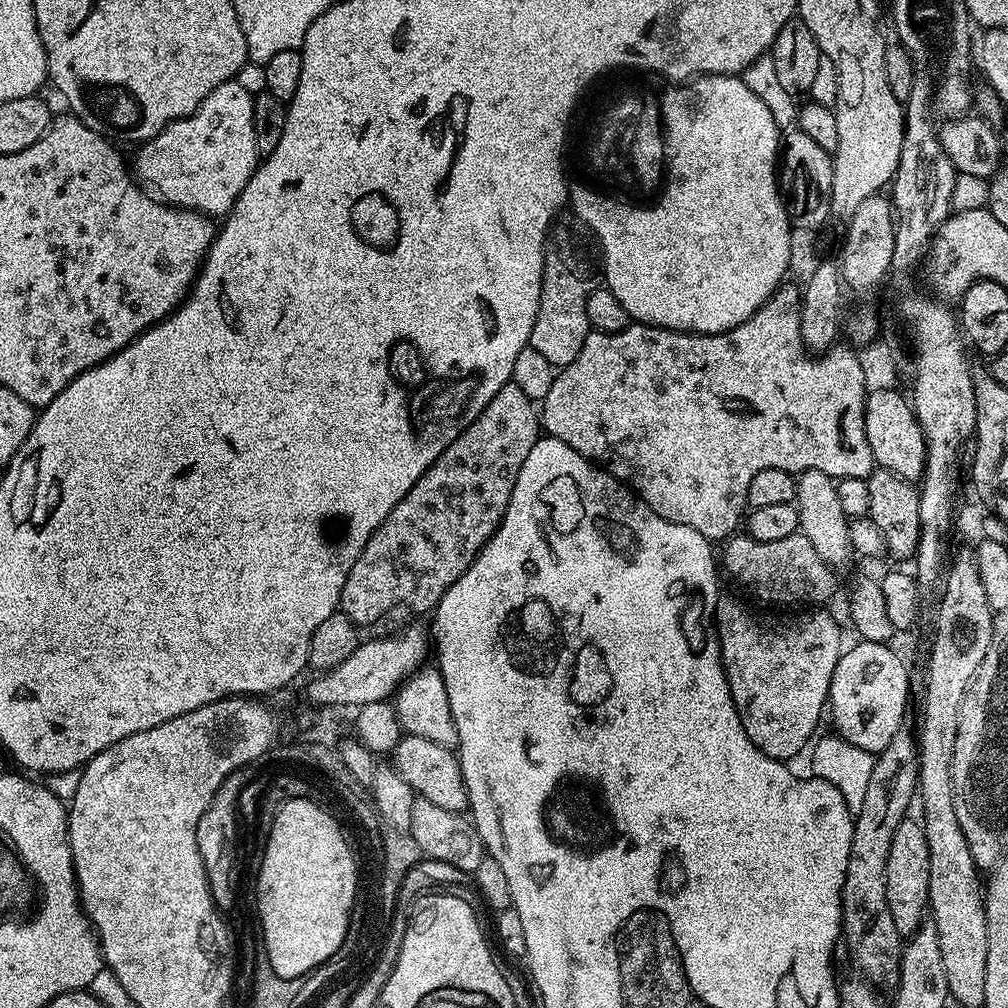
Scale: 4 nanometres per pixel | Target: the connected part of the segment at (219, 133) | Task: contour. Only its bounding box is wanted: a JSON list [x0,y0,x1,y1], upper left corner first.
[134,79,258,218]

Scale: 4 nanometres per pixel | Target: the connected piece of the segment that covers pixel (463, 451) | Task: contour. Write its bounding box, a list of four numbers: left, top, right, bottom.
[339,383,542,626]

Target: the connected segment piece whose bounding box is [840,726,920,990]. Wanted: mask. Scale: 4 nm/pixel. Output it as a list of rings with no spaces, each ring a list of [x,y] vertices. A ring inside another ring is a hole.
[[[902,726],[890,746],[876,756],[874,770],[870,770],[870,783],[866,786],[866,798],[855,813],[852,822],[850,858],[846,862],[846,882],[842,886],[842,944],[848,947],[848,956],[856,963],[861,977],[877,990],[895,989],[900,980],[900,954],[902,934],[894,926],[894,916],[890,914],[890,902],[886,898],[886,878],[884,871],[890,858],[890,842],[894,830],[909,815],[908,807],[913,807],[918,792],[920,762],[918,740],[908,726]]]

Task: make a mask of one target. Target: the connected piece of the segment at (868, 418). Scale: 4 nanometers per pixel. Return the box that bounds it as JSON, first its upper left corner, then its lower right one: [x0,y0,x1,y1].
[864,388,926,481]

